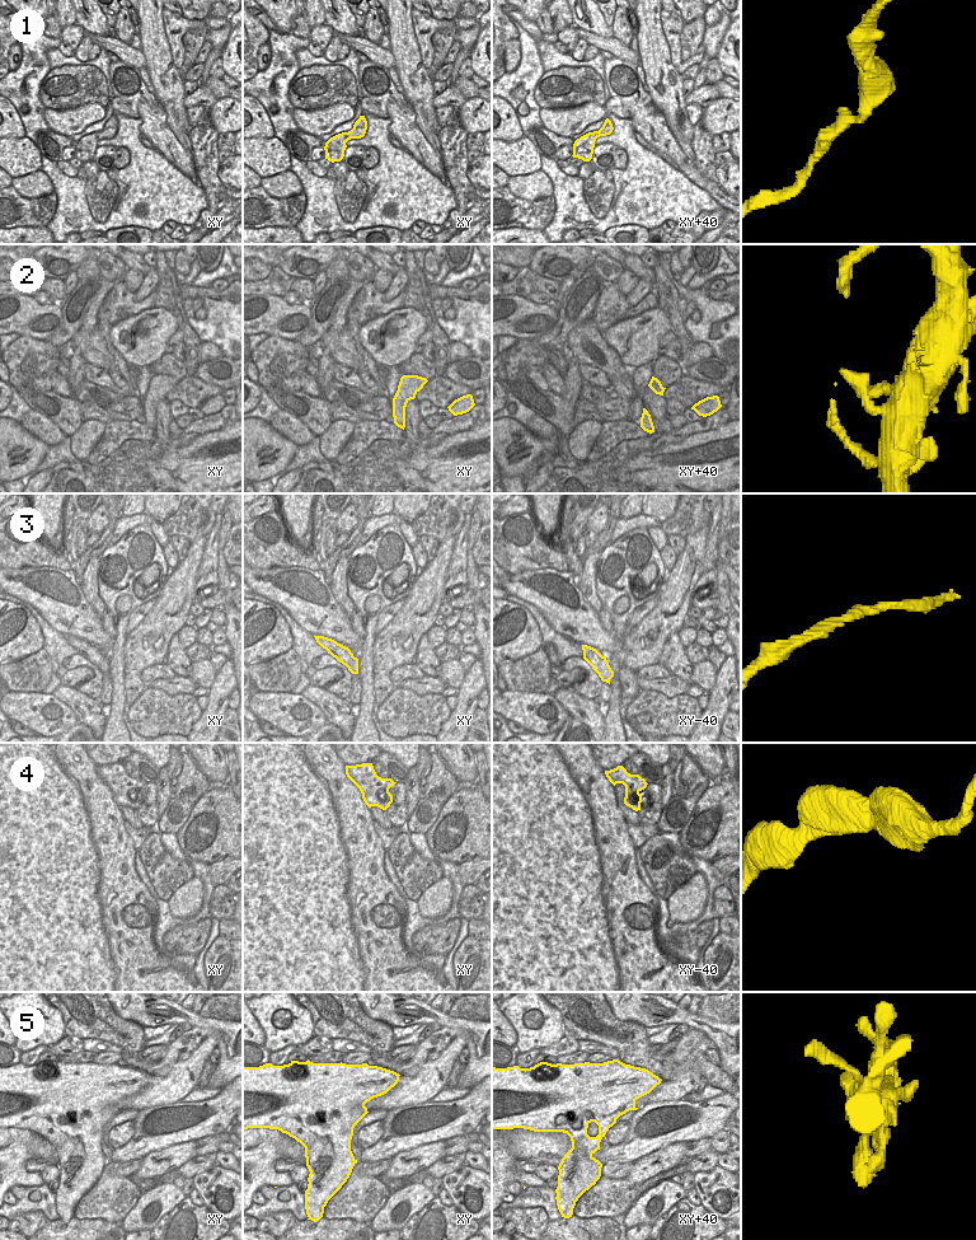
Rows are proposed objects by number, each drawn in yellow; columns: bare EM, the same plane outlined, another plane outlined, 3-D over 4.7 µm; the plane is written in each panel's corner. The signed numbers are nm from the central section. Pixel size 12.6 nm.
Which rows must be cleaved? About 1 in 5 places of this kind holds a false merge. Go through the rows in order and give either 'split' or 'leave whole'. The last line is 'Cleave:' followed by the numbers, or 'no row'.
1: leave whole
2: leave whole
3: leave whole
4: leave whole
5: leave whole
Cleave: no row

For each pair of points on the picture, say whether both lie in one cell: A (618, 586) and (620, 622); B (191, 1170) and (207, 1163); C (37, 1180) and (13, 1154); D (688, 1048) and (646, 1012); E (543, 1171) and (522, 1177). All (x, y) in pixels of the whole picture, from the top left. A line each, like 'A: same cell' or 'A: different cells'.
A: same cell
B: same cell
C: same cell
D: different cells
E: different cells

